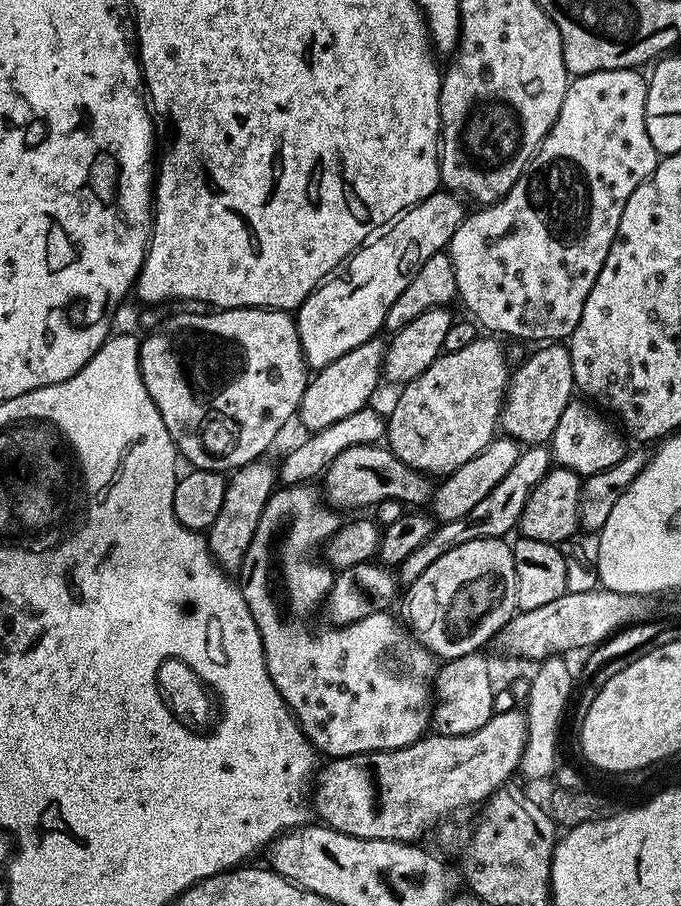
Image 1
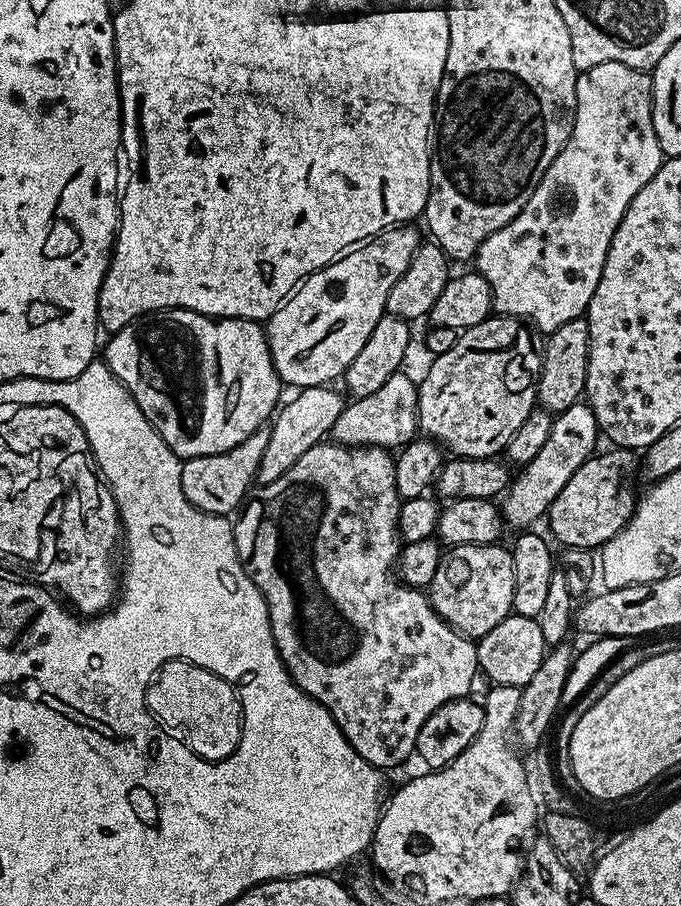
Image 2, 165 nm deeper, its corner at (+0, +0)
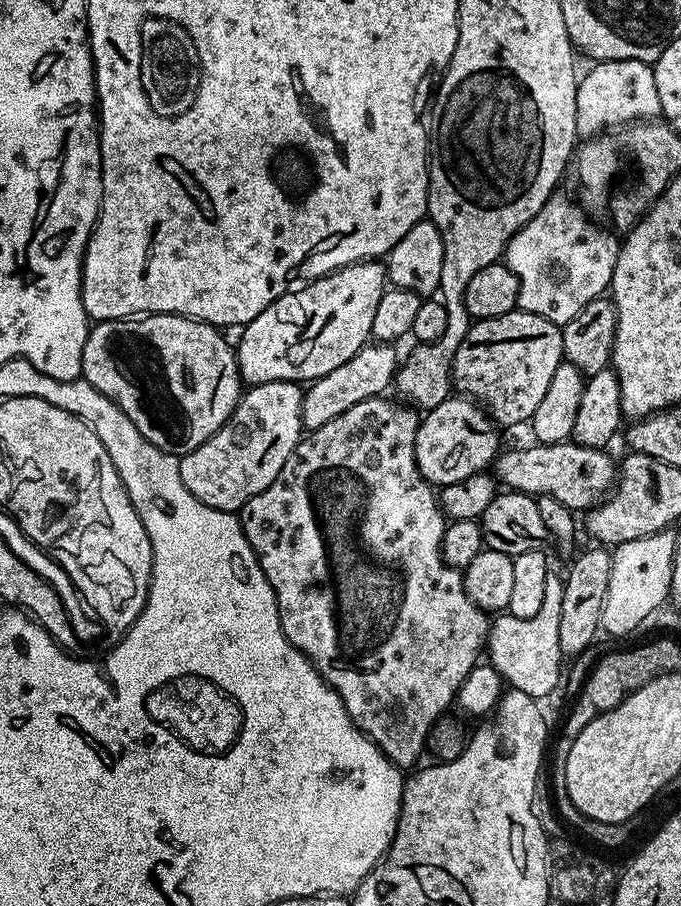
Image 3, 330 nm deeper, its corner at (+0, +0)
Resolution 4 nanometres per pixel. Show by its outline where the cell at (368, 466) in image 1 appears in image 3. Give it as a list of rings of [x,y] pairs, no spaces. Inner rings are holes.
[[[575,442],[533,443],[533,448],[501,451],[494,461],[494,476],[505,489],[527,492],[529,496],[558,498],[562,506],[573,510],[591,510],[613,491],[618,479],[618,464],[603,448],[587,448]]]

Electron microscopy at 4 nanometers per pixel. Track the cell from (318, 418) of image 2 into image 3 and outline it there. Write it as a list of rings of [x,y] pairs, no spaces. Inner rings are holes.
[[[369,342],[364,345],[350,362],[342,362],[338,370],[330,370],[322,378],[311,381],[304,388],[304,402],[302,404],[302,422],[305,429],[311,430],[318,426],[326,426],[330,418],[338,418],[338,414],[346,414],[350,406],[358,406],[358,402],[380,398],[385,395],[387,388],[391,389],[398,367],[398,356],[391,343]]]

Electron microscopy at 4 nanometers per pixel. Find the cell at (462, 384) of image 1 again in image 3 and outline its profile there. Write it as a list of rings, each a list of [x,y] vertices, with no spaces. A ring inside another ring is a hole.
[[[513,310],[469,327],[458,354],[454,354],[452,383],[457,393],[483,405],[497,425],[525,423],[538,410],[538,402],[563,360],[561,325],[538,314]]]

